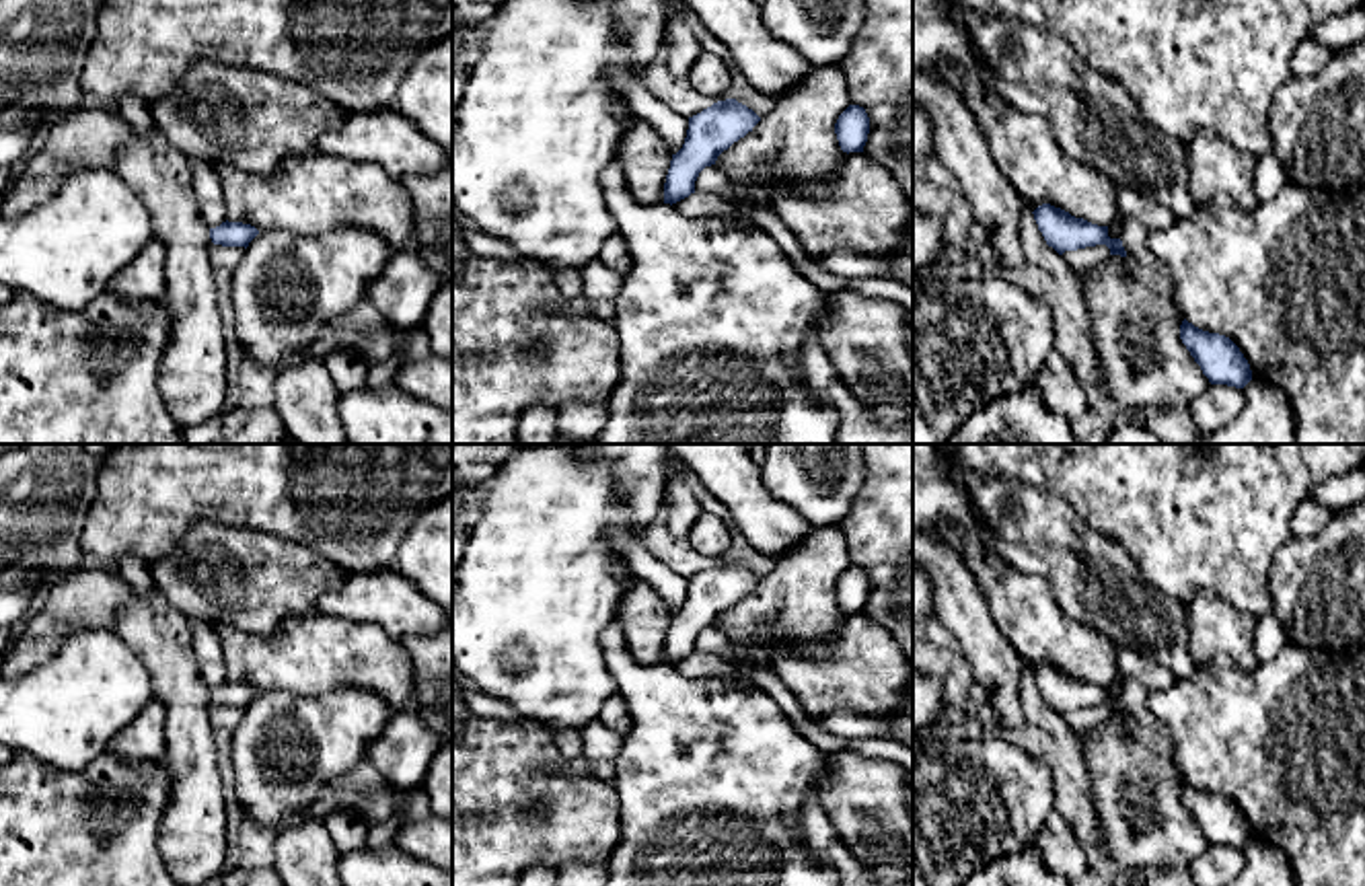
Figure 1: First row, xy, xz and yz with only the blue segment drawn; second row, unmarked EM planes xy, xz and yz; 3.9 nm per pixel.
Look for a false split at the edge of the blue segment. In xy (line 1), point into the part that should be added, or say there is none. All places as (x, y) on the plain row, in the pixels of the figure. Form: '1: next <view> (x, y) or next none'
1: next none

